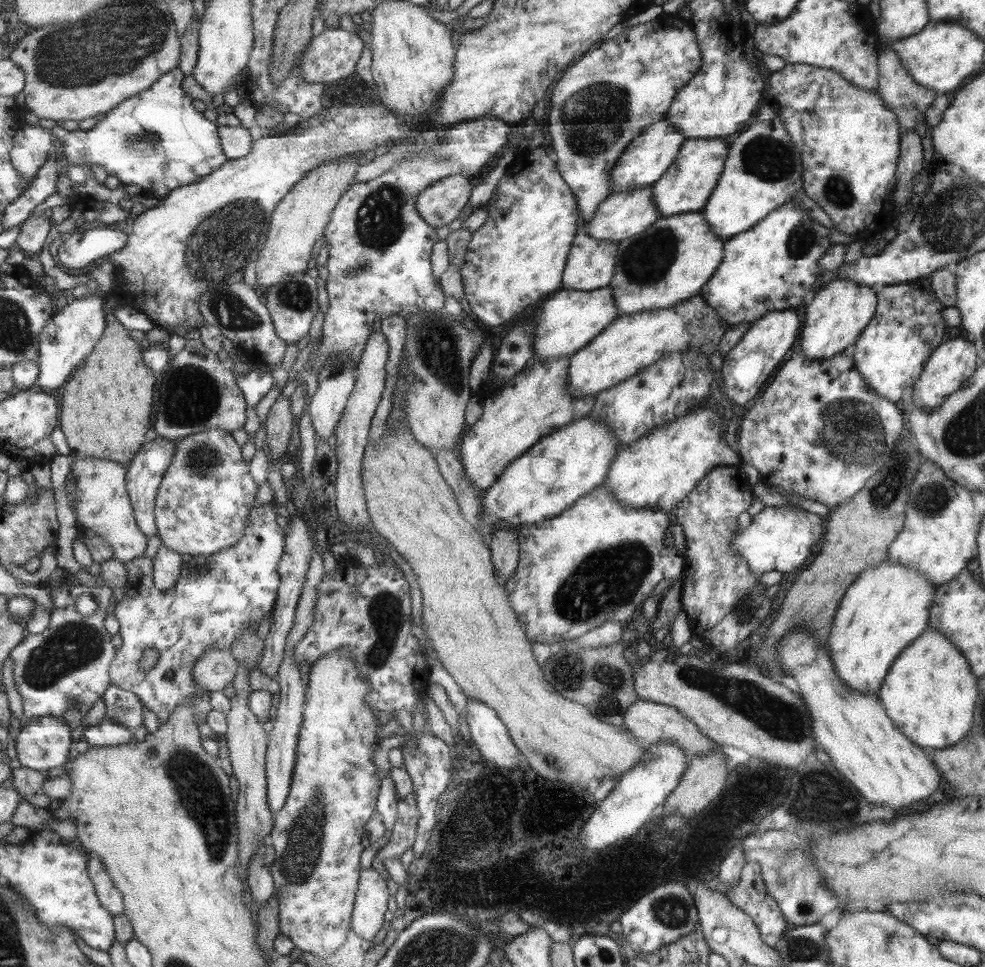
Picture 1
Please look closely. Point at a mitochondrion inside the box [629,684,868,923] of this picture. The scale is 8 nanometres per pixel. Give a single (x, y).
(825, 799)

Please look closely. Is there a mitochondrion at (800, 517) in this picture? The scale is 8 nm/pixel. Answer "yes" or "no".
no

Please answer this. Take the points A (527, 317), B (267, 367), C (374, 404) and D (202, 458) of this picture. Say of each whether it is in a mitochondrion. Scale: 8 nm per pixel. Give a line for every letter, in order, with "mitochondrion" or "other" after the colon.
A: other
B: other
C: other
D: mitochondrion

